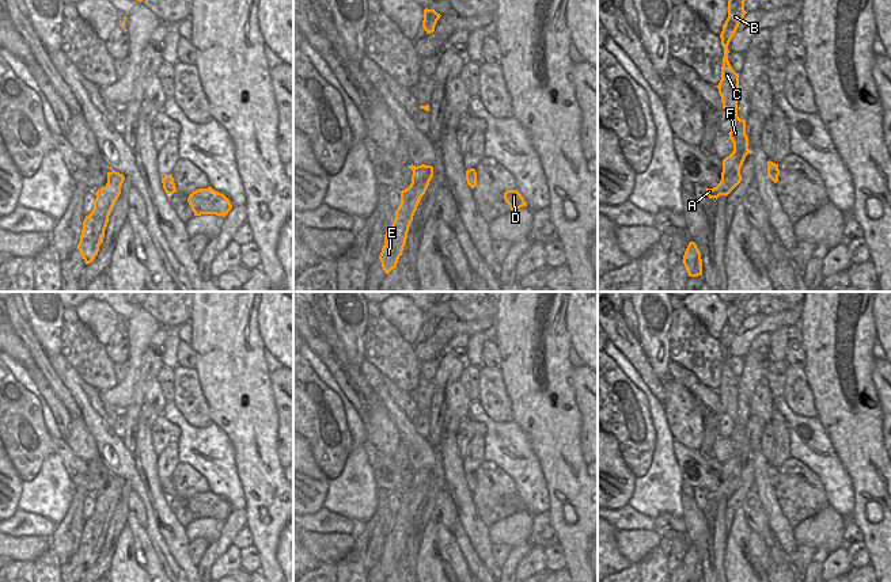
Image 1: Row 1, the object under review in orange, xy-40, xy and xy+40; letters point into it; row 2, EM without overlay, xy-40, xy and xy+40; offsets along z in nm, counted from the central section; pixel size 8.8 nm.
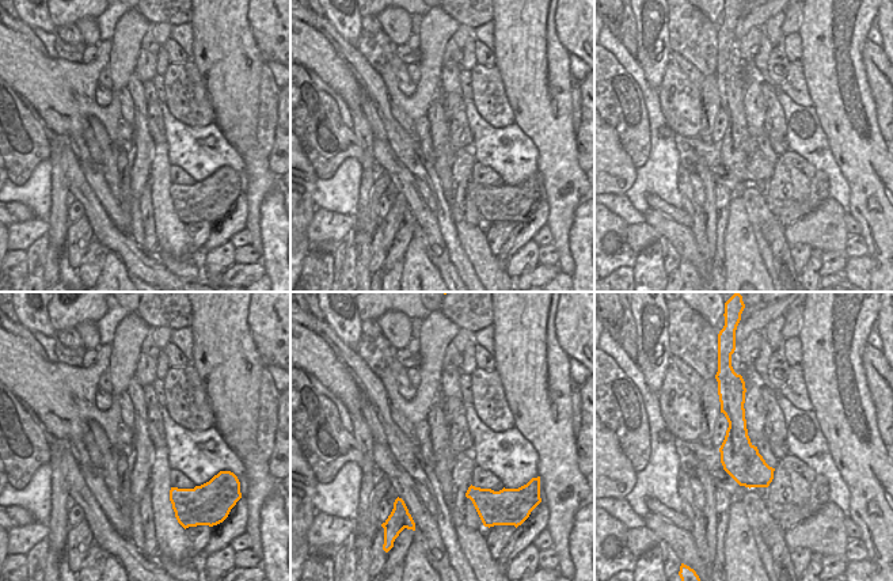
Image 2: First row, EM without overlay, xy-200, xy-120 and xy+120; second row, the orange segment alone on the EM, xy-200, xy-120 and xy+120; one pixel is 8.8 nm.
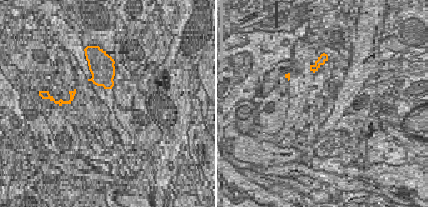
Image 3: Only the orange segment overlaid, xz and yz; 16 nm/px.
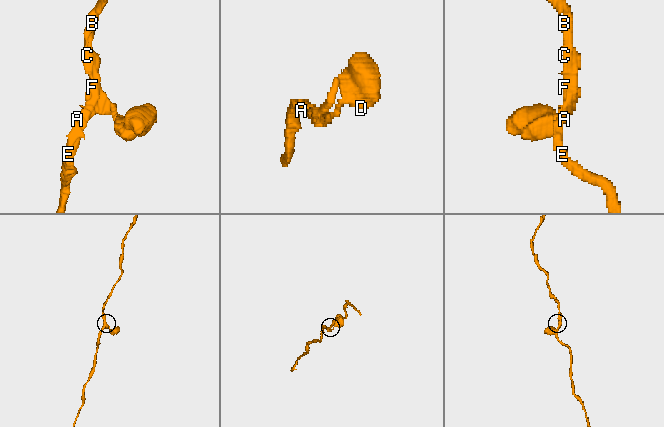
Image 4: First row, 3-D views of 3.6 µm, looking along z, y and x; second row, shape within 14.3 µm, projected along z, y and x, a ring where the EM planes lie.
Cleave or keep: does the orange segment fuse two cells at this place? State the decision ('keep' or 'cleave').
keep

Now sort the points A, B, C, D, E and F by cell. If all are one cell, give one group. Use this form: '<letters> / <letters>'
A B C D E F

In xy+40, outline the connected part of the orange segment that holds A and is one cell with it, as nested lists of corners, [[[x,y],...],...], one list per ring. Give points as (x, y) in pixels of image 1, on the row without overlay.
[[[739,292],[739,294],[728,304],[728,322],[723,328],[720,338],[721,349],[724,351],[721,384],[717,389],[721,400],[723,412],[727,412],[733,421],[733,430],[729,442],[733,448],[733,456],[723,464],[723,476],[720,487],[713,492],[706,492],[709,502],[719,502],[728,499],[742,484],[740,472],[746,460],[750,457],[748,441],[746,438],[746,423],[738,421],[738,396],[739,396],[739,377],[736,377],[728,365],[728,349],[735,339],[744,319],[744,305],[758,292]]]

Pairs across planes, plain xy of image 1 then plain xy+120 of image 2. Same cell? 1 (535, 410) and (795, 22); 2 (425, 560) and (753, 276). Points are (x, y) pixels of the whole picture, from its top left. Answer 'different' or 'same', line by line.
1: different
2: same

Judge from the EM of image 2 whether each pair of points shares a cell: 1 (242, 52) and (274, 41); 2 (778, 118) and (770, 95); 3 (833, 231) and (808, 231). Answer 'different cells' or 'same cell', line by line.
1: different cells
2: same cell
3: same cell

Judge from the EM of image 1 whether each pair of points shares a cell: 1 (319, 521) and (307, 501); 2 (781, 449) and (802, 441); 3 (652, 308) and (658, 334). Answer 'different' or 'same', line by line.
1: different
2: different
3: same

